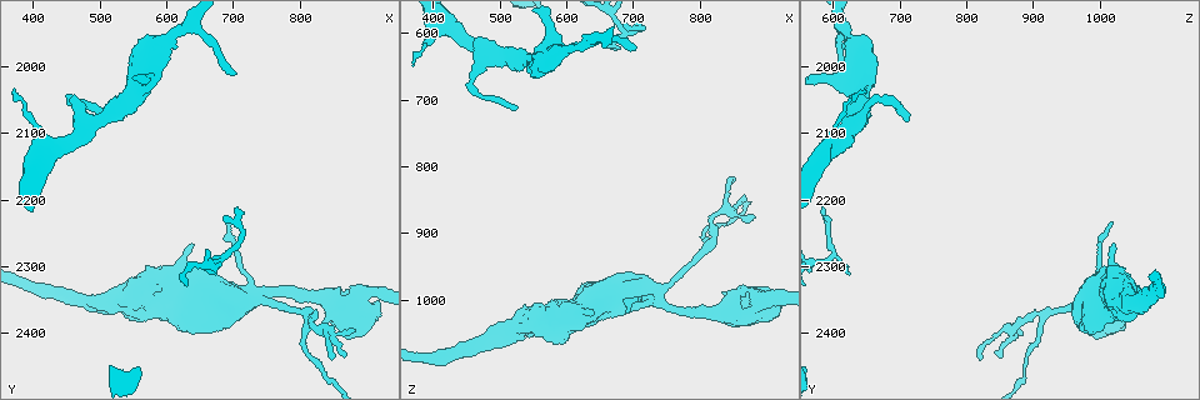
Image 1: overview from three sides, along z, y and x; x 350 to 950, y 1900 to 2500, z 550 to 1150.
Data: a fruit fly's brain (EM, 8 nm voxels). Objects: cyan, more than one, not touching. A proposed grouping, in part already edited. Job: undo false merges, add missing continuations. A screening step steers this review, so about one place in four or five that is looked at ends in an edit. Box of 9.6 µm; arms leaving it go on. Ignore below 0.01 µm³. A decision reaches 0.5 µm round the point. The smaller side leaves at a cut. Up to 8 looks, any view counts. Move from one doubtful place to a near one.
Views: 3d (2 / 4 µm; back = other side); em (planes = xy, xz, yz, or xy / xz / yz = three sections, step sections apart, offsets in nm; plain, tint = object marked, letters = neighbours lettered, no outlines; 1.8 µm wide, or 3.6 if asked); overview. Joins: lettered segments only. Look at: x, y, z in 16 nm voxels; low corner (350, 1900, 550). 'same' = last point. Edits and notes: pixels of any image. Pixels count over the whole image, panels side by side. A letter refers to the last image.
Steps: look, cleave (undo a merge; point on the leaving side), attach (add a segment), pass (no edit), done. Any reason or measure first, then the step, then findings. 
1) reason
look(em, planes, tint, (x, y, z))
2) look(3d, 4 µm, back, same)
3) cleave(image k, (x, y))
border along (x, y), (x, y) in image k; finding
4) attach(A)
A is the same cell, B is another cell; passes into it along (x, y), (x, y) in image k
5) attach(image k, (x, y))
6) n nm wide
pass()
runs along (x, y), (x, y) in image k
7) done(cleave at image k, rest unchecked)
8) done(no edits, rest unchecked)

thin end
look(em, planes, letters, (705, 2005, 625))

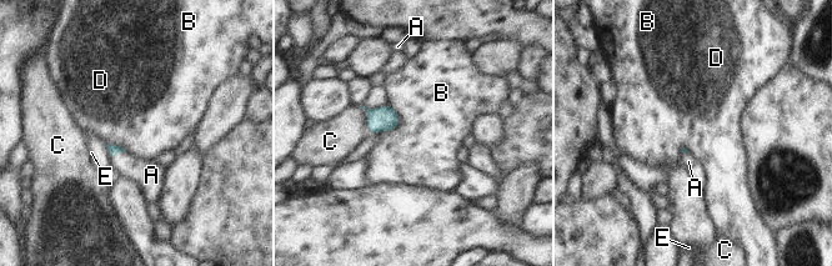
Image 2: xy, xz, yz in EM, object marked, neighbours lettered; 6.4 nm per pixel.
attach(A)
A is the same cell, B, C, D and E are other cells; passes into it along (114, 149), (119, 152), (150, 175) in image 2; the neuron continues

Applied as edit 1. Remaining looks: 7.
sudden change in width
look(3d, 2 µm, (405, 2085, 600))

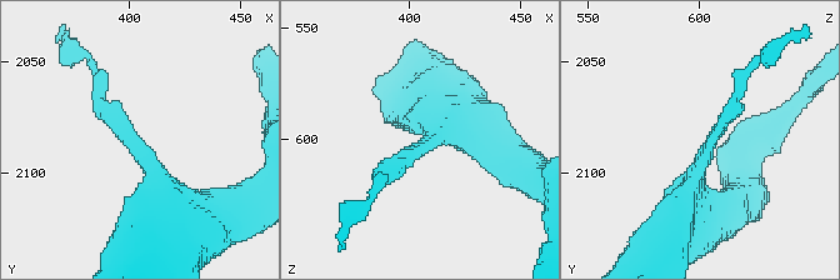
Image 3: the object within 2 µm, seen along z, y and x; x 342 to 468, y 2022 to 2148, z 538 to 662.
shape alone is not enough
look(em, planes, plain, (403, 2084, 605))

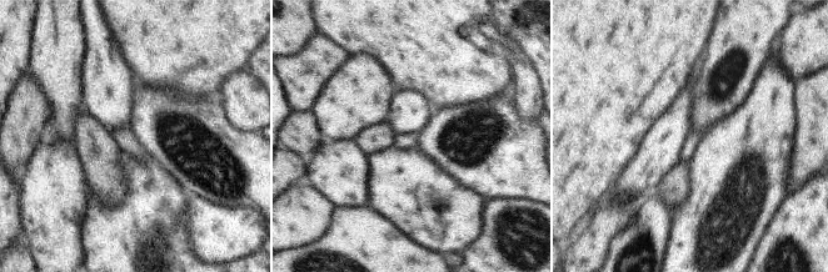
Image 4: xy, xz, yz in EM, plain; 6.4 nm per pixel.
look(em, planes, letters, same)

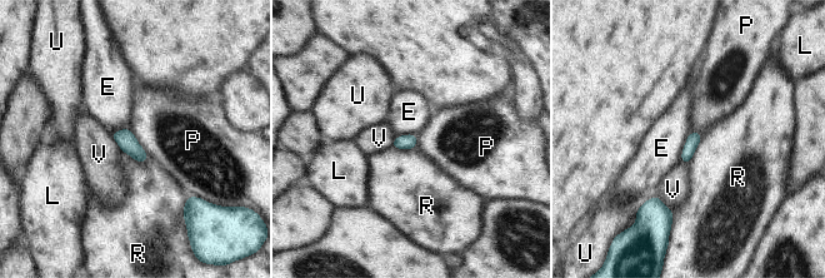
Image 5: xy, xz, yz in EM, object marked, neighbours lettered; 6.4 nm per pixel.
P touches over 220 nm
pass()
E, L, P, R, U and V are other cells; border along (128, 128), (148, 155) in image 5; one neuron here

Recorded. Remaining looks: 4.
look(3d, 4 µm, (675, 2315, 620))

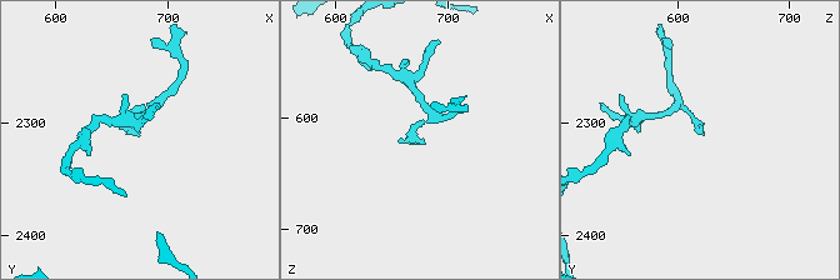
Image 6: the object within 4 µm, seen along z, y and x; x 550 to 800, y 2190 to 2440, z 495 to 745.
look(em, planes, tint, (674, 2314, 622))

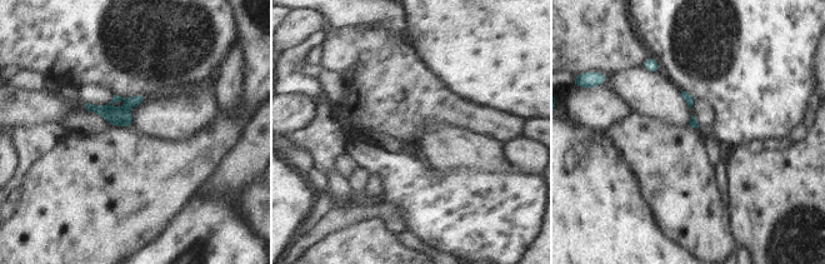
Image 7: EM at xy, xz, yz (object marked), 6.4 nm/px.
see the neighbours
look(em, planes, letters, same)

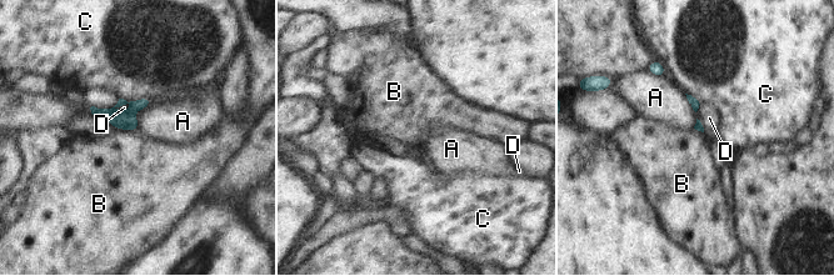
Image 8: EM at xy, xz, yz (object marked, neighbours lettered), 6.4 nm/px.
C touches over 220 nm
pass()
A, B, C and D are other cells; border along (118, 128), (139, 130) in image 8; none of them fits

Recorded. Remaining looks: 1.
done(attach at image 2, rest unchecked)

